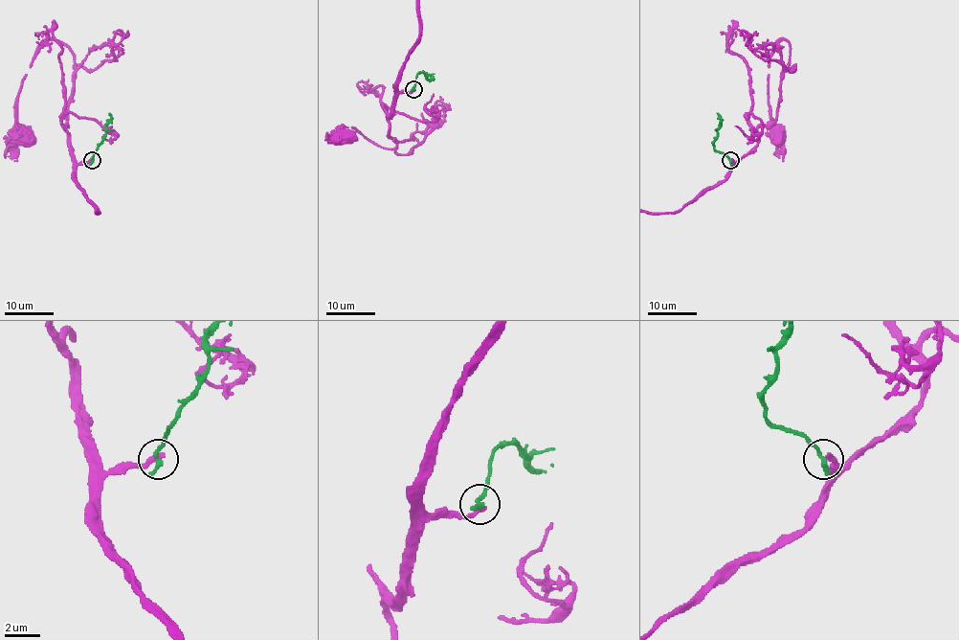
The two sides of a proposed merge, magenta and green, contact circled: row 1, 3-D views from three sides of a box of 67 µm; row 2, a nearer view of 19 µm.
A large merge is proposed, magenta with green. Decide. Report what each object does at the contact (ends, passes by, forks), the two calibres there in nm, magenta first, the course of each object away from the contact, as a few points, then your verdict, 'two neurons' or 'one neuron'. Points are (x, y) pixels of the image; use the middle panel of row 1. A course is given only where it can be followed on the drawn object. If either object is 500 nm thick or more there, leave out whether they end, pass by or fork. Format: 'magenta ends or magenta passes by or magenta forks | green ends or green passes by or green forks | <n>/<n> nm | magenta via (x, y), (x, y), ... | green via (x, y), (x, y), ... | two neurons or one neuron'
magenta ends | green ends | 280/320 nm | magenta via (412, 90), (399, 94), (387, 116), (395, 148), (368, 140), (355, 128), (339, 126), (342, 137) | green via (412, 88), (419, 73), (432, 80), (430, 75) | two neurons

